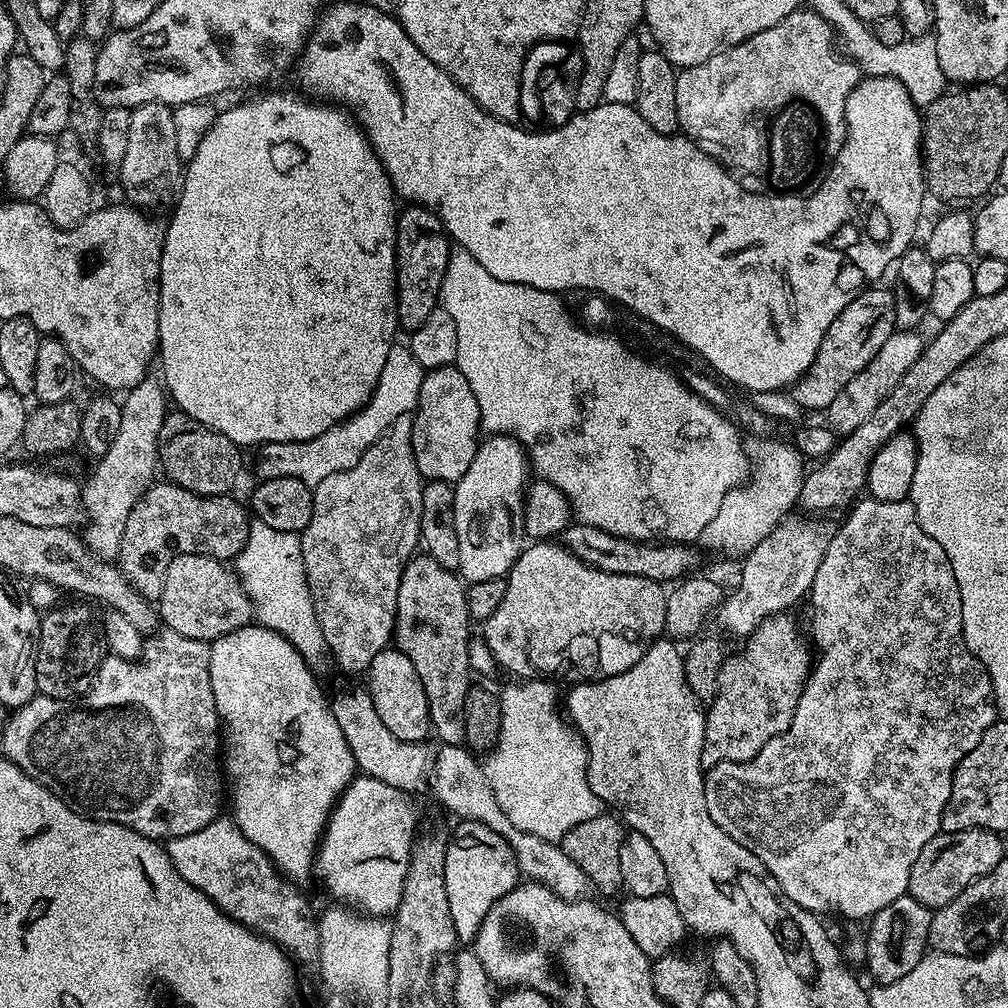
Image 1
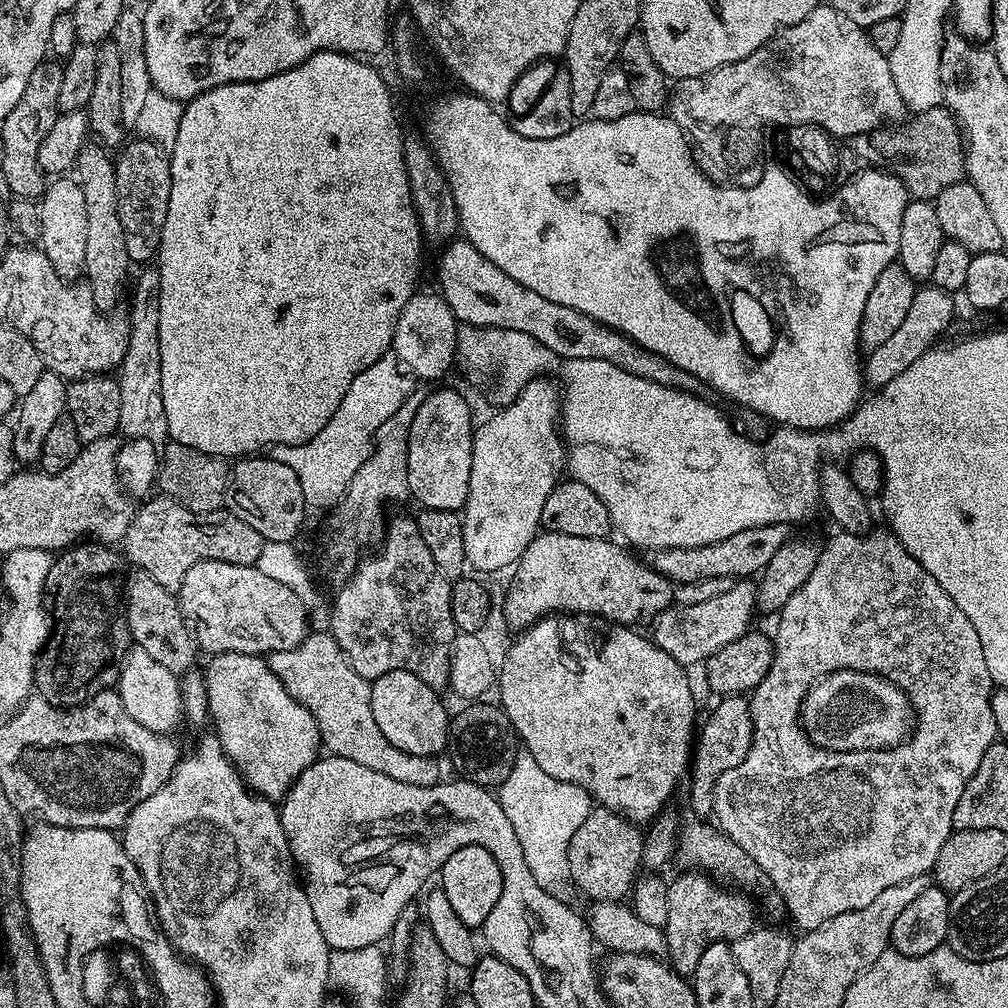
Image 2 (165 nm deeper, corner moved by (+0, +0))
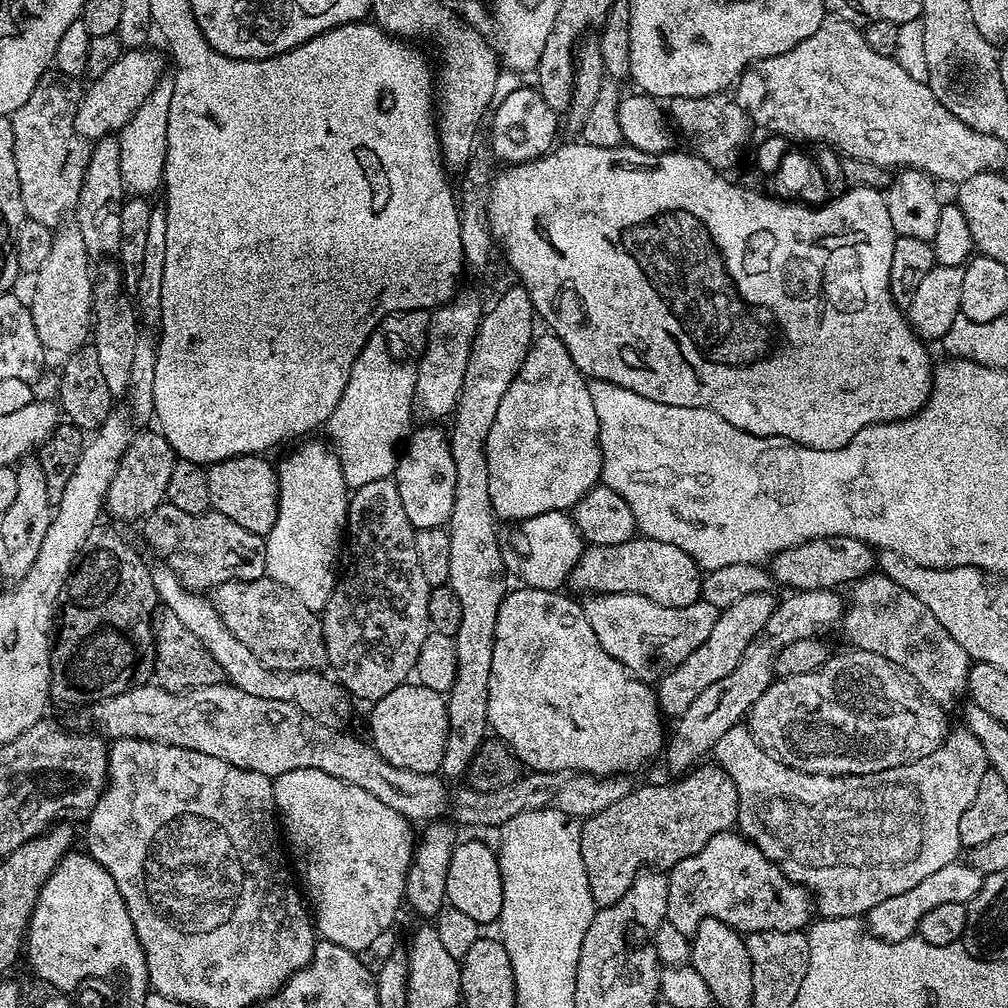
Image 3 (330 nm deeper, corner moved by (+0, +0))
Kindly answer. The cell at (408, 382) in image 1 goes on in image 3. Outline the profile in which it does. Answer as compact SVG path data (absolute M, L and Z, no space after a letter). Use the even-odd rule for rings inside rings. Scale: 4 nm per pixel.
M383 331L373 332L358 354L346 390L342 390L342 398L338 398L338 406L334 406L334 414L330 414L326 425L327 439L340 460L349 489L358 489L395 473L398 453L413 427L415 380L415 367L390 354Z

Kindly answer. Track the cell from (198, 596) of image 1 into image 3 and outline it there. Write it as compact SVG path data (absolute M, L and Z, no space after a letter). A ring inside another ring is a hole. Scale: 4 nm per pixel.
M267 578L231 580L219 584L211 593L210 599L220 615L220 621L235 634L238 642L243 642L250 649L250 654L257 656L268 668L276 672L314 672L327 665L328 655L321 617L306 606L302 606L302 602L298 602L298 598L294 598L294 594L286 590L286 586Z

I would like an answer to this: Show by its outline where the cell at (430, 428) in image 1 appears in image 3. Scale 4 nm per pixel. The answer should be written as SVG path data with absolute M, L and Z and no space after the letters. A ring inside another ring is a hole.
M420 426L407 437L399 453L394 481L403 509L413 529L442 528L454 510L454 458L450 454L449 433L436 426Z

